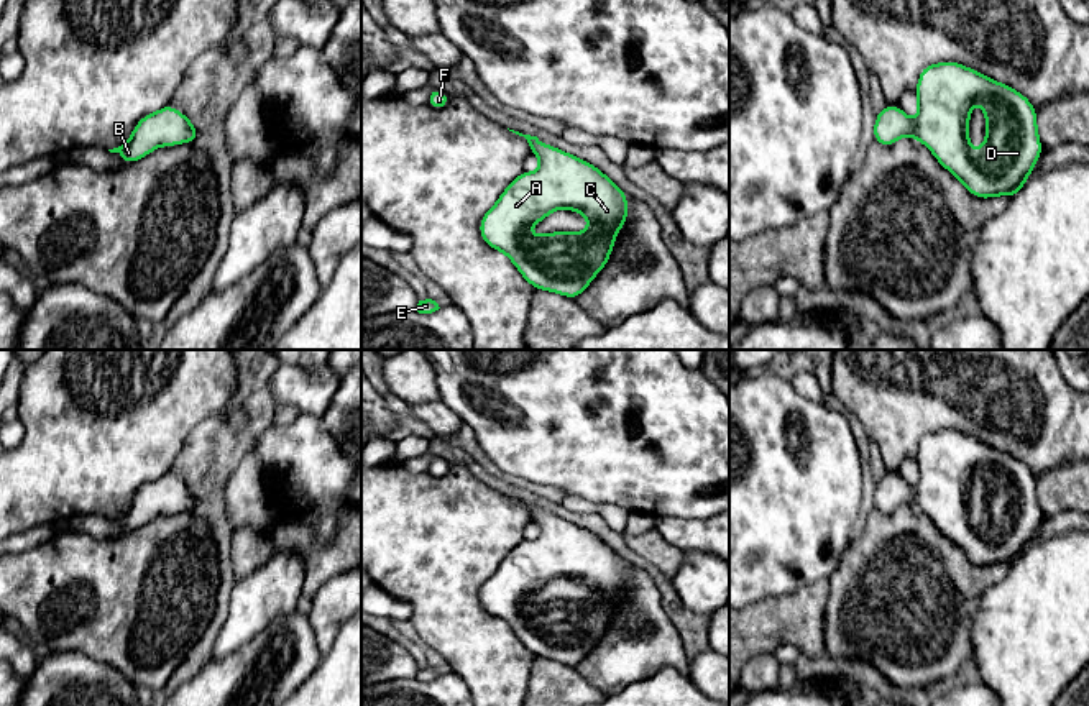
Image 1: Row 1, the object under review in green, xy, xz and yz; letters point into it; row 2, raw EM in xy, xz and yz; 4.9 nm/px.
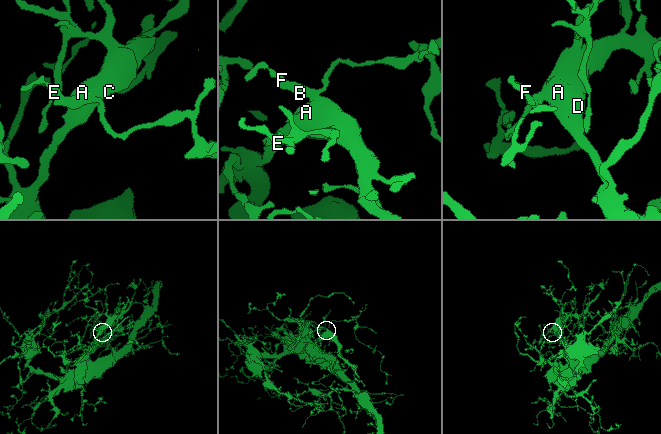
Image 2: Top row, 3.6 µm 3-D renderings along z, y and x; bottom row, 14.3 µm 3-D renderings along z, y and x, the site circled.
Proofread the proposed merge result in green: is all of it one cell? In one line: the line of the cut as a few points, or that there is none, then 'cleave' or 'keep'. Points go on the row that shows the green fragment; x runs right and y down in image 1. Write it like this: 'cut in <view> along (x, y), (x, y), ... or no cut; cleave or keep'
no cut; keep

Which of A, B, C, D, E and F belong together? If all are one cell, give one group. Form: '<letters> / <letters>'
A B C D E F

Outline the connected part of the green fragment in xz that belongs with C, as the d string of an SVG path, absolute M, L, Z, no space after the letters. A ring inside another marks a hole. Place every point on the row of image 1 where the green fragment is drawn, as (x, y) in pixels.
M509 130L519 136L524 136L531 146L531 154L535 154L540 158L540 167L534 172L521 172L516 179L511 181L511 184L504 189L501 197L496 200L496 204L483 215L480 223L480 235L483 241L501 253L504 253L517 268L517 271L522 274L522 277L534 286L535 289L542 291L552 291L555 294L565 296L565 297L578 297L593 281L593 277L606 266L611 250L616 241L616 233L621 230L621 227L627 222L627 199L626 192L623 192L608 176L604 176L596 166L590 164L588 161L583 161L577 156L572 156L570 153L560 151L555 146L544 144L537 136L522 135L519 131ZM558 209L568 209L577 213L581 213L588 218L590 225L585 232L573 233L573 232L552 232L549 235L529 235L527 228L544 220L547 215Z

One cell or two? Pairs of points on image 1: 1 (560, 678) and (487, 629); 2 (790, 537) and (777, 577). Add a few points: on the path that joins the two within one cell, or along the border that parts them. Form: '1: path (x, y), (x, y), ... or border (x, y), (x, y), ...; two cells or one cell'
1: border (536, 657), (526, 688); two cells
2: path (781, 547), (777, 550), (777, 567); one cell

